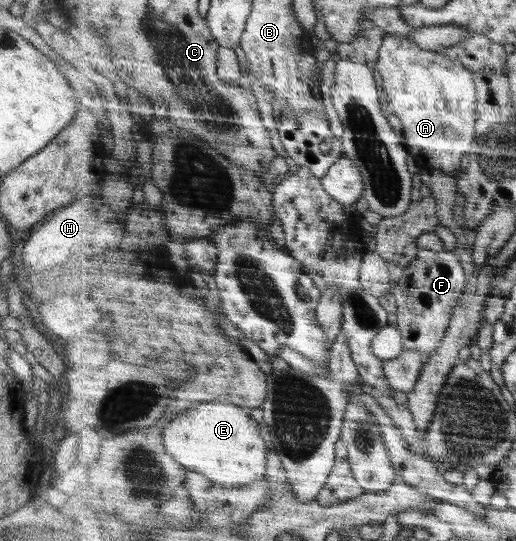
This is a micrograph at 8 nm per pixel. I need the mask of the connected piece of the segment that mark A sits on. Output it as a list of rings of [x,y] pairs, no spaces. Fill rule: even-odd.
[[[388,33],[388,37],[384,37],[383,46],[379,52],[379,61],[376,66],[384,80],[383,89],[380,90],[382,110],[385,111],[385,114],[387,113],[387,116],[390,114],[397,116],[402,123],[404,146],[406,146],[406,150],[408,150],[408,154],[410,154],[410,156],[408,156],[408,170],[410,170],[410,173],[421,174],[423,171],[428,170],[430,172],[437,171],[446,173],[447,175],[456,176],[456,174],[460,172],[460,168],[462,168],[462,160],[466,160],[464,156],[470,152],[470,149],[472,149],[472,142],[476,140],[476,124],[479,122],[479,106],[476,106],[476,102],[480,104],[479,91],[477,90],[477,78],[472,73],[472,70],[463,66],[463,63],[460,60],[454,61],[436,51],[423,50],[411,37],[391,35],[390,33]],[[418,150],[426,156],[426,158],[424,158],[424,162],[428,162],[428,158],[430,158],[428,166],[424,166],[424,162],[420,162],[420,158],[416,158],[416,156],[418,156]]]

